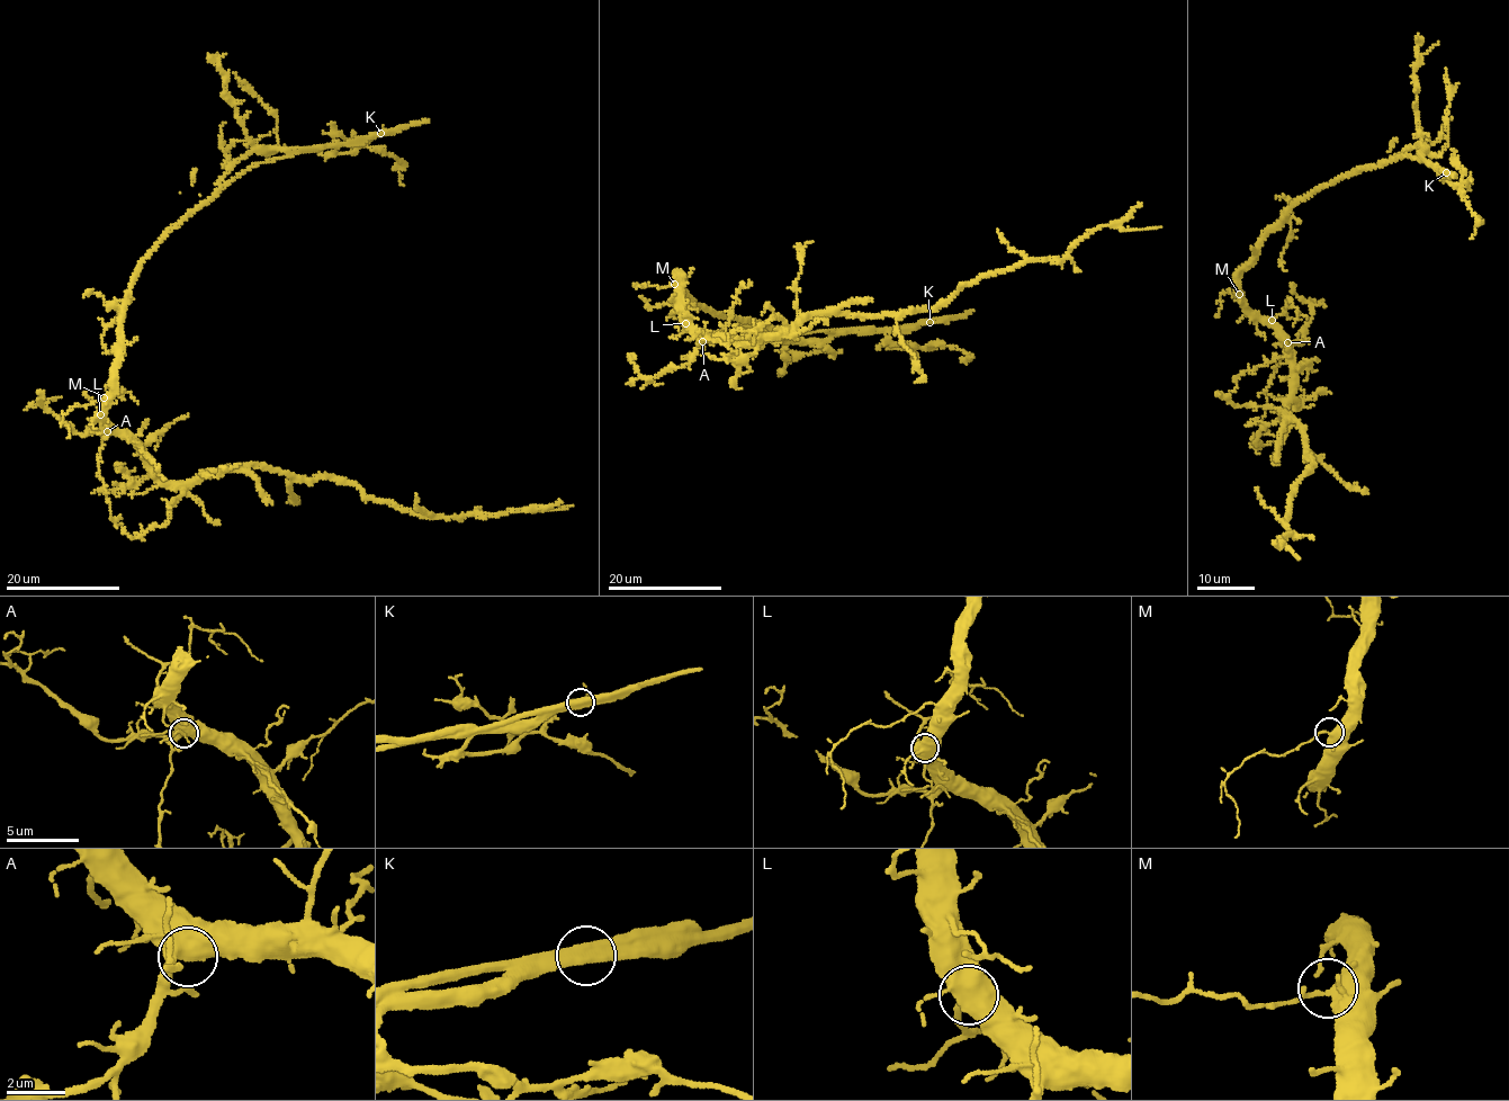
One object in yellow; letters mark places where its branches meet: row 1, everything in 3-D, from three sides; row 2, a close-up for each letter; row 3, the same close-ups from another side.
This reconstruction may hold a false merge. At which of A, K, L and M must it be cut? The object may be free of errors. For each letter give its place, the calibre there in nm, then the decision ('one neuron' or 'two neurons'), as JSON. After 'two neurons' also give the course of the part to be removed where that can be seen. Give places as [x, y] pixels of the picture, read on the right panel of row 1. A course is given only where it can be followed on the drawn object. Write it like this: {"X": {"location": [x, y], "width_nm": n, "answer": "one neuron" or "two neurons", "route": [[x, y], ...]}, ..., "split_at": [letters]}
{"A": {"location": [1287, 342], "width_nm": 650, "answer": "one neuron"}, "K": {"location": [1446, 172], "width_nm": 550, "answer": "one neuron"}, "L": {"location": [1272, 320], "width_nm": 500, "answer": "one neuron"}, "M": {"location": [1239, 294], "width_nm": 440, "answer": "one neuron"}, "split_at": []}

